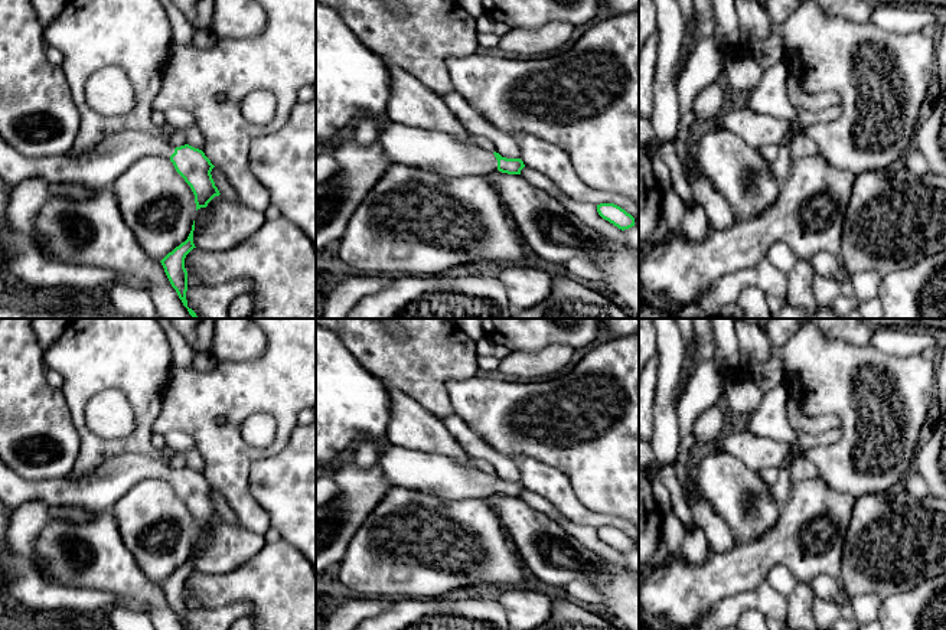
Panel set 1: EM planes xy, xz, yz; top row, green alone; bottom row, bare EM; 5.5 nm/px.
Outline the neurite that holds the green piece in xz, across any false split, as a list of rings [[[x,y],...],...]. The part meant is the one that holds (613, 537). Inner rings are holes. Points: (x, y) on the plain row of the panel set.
[[[600,526],[597,528],[597,535],[603,542],[609,544],[622,554],[635,549],[635,541],[614,526]]]

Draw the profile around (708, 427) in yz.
[[[717,405],[707,408],[694,422],[697,444],[714,444],[724,431],[727,415]]]

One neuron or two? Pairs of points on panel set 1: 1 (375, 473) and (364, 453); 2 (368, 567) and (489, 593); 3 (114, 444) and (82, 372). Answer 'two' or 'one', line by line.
1: two
2: two
3: one

